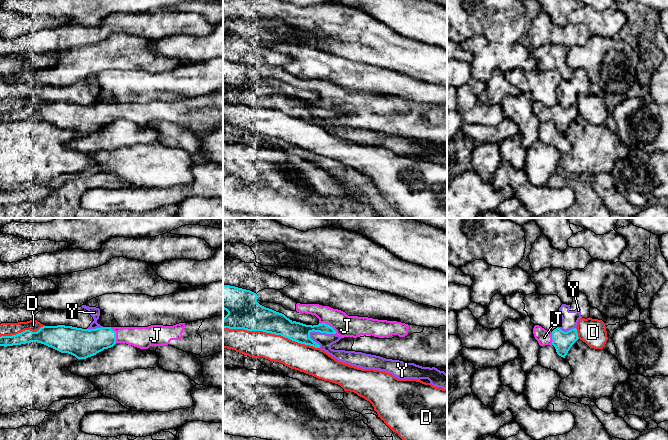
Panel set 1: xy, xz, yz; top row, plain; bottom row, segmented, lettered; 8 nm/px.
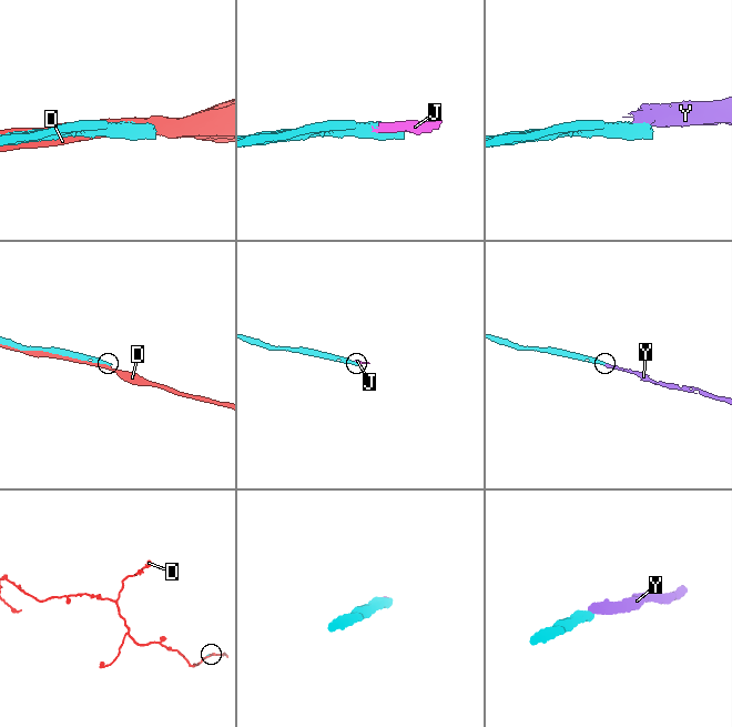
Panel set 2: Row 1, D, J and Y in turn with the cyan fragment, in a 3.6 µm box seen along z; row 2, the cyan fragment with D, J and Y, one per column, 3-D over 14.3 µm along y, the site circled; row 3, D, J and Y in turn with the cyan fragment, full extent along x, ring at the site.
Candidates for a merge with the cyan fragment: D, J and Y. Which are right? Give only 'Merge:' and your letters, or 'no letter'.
Merge: J

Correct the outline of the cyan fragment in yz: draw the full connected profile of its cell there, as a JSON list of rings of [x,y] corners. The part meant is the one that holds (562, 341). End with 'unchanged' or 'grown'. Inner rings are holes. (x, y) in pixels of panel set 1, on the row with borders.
[[[535,325],[533,334],[540,346],[553,345],[557,354],[563,358],[565,358],[572,345],[579,339],[576,328],[564,332],[557,327],[551,332],[539,325]]] | grown

